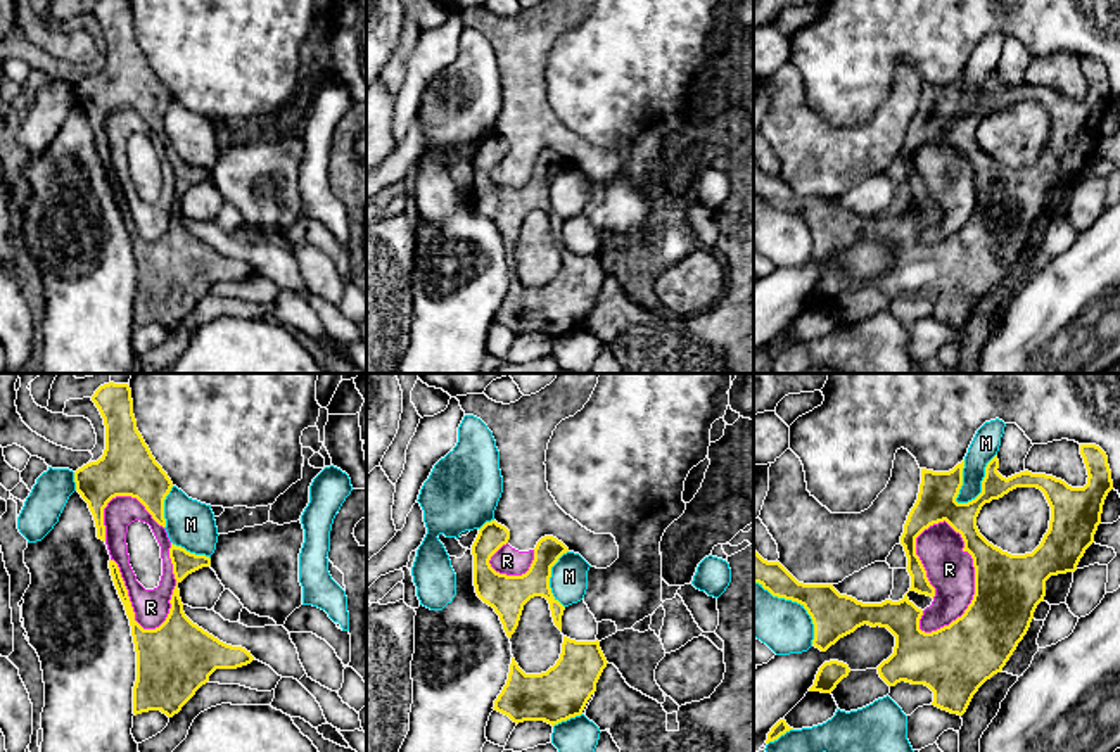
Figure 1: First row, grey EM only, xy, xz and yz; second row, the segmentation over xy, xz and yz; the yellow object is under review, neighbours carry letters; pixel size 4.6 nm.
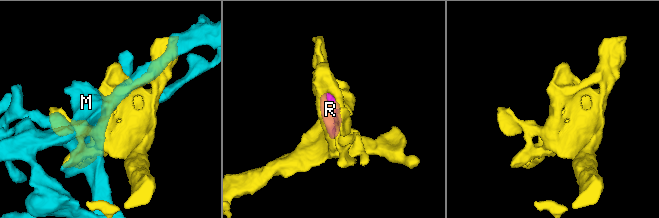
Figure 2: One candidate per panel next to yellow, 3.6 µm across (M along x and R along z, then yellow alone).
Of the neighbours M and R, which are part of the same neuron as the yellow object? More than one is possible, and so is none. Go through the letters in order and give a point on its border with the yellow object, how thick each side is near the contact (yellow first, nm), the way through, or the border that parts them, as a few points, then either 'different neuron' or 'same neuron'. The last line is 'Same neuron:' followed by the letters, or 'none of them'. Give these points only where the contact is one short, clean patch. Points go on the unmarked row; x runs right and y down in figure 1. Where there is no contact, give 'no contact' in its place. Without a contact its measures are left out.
M: meets yellow in yz at (982, 97); 180 nm thick on the yellow side, 130 nm on the other; different neuron
R: meets yellow in yz at (975, 197); 320 nm thick on the yellow side, 220 nm on the other; different neuron
Same neuron: none of them

